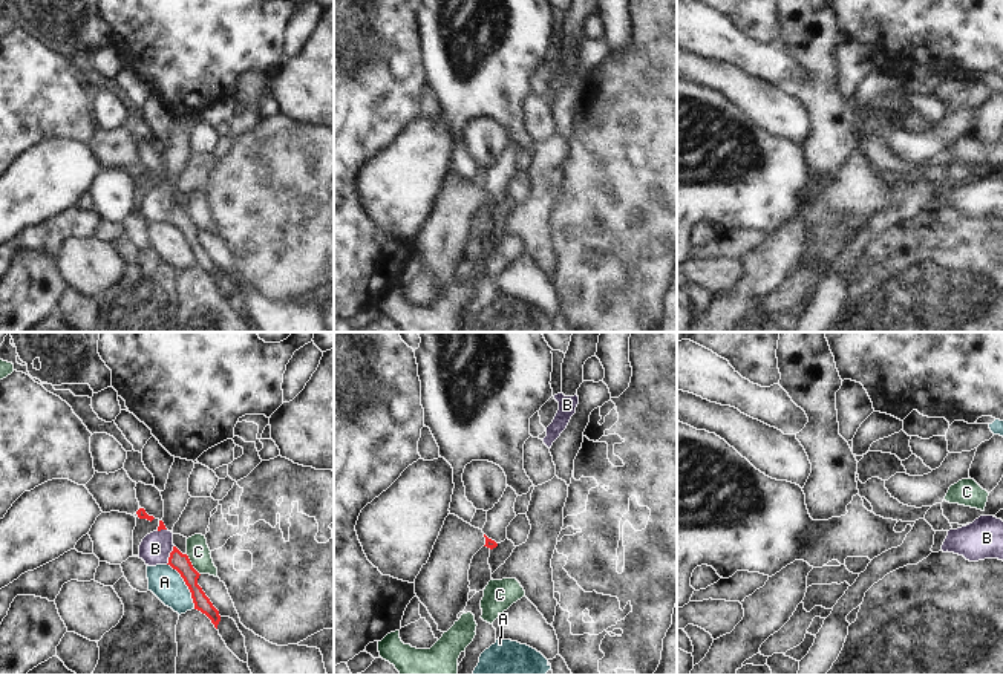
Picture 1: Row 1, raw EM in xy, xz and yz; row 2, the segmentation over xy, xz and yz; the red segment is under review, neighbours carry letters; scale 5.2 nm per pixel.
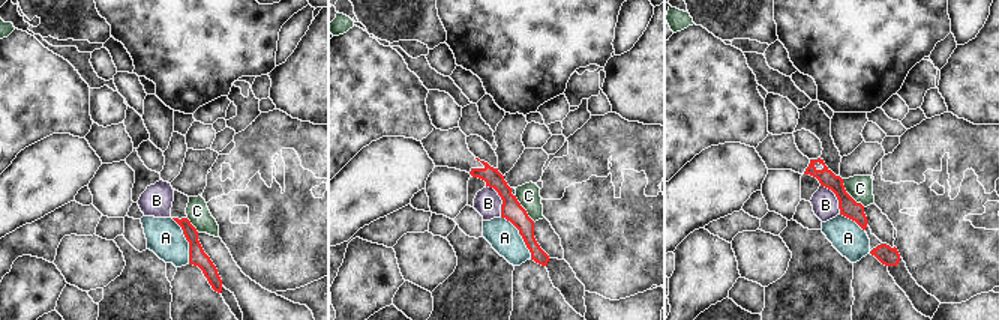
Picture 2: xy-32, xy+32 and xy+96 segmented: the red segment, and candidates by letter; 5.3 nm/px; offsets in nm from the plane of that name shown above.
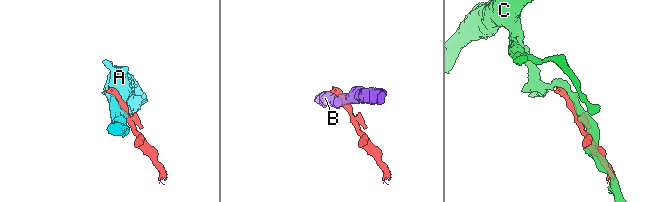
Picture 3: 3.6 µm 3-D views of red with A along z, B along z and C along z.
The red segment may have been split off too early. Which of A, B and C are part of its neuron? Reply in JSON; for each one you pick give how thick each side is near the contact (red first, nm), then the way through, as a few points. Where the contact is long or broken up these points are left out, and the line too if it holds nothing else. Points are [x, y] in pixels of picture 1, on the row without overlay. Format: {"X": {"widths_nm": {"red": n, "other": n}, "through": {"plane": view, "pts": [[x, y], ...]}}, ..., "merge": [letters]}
{"merge": []}

